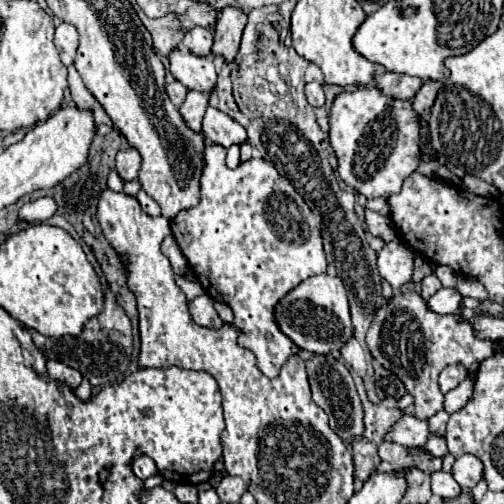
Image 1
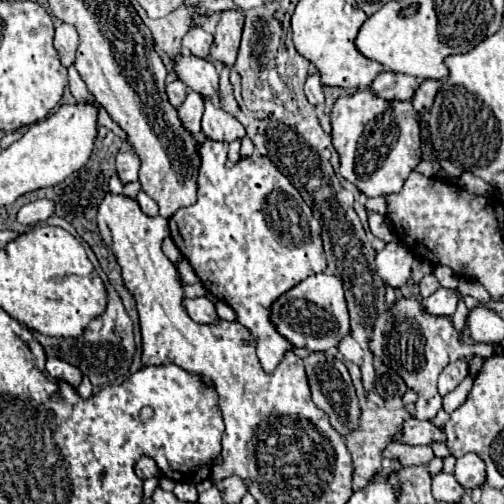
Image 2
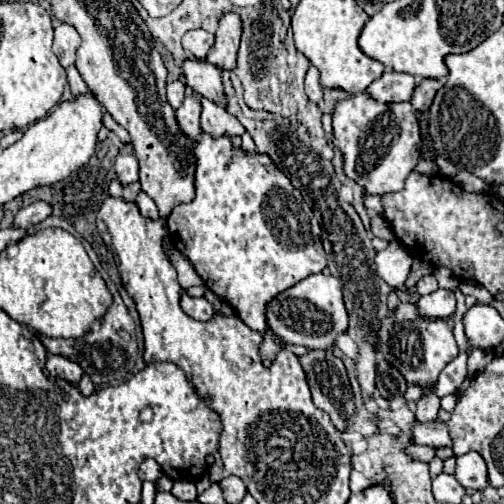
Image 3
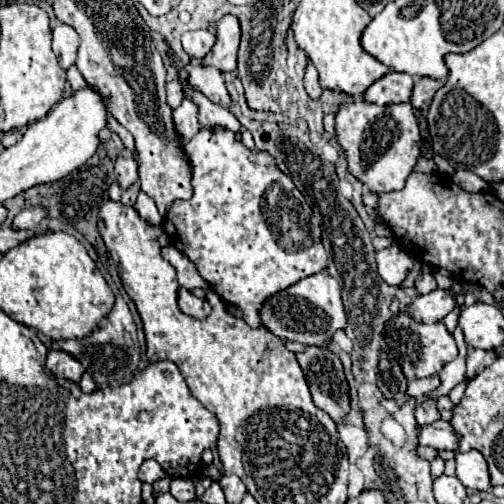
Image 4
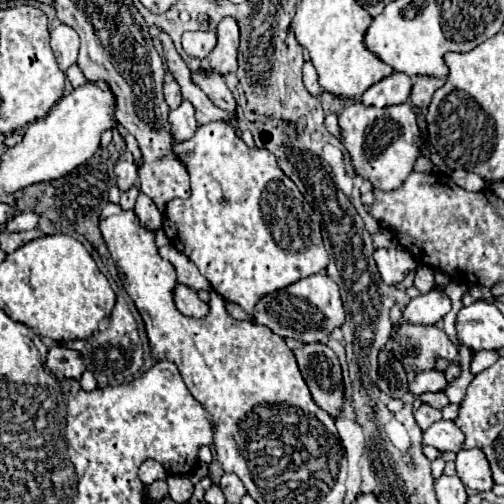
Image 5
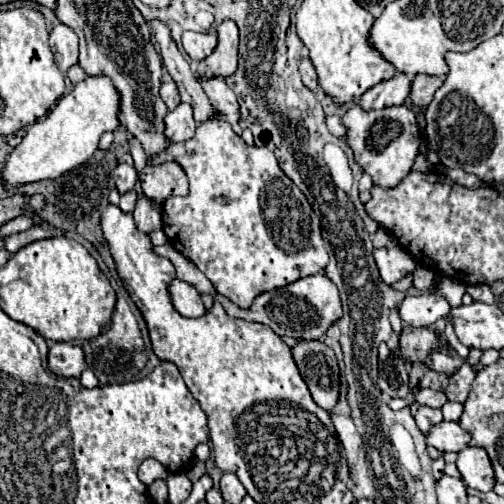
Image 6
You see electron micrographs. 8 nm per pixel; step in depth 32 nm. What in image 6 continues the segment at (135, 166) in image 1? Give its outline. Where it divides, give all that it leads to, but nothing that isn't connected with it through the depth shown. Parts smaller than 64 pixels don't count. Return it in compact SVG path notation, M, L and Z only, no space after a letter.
M120 162L114 170L114 176L116 176L116 188L120 194L128 192L134 188L136 180L138 180L138 172L132 164L126 164L126 162Z

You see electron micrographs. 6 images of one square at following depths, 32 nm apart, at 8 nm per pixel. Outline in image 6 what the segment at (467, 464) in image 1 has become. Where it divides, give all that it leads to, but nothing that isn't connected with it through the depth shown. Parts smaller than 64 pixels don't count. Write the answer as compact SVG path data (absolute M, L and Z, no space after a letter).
M464 448L462 452L458 452L456 466L468 488L474 488L480 492L490 492L494 488L496 480L494 480L492 464L484 448Z

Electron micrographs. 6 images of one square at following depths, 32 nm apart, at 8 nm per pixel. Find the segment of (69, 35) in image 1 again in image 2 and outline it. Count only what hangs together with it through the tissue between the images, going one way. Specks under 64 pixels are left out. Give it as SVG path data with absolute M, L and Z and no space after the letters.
M58 24L54 36L54 48L60 54L60 62L68 68L74 64L74 54L78 50L78 32L72 24Z

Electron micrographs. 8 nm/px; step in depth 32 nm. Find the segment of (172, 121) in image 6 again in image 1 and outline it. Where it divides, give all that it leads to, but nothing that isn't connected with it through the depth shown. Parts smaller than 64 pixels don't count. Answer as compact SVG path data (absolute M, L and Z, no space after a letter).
M190 90L184 104L180 106L180 114L194 132L202 132L202 118L208 108L208 102L210 102L210 92Z

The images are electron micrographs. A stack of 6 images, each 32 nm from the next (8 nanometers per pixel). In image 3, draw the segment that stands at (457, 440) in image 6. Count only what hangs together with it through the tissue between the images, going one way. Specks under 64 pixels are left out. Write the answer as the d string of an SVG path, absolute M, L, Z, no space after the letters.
M418 422L410 424L412 444L428 444L428 446L448 446L448 430L446 424L436 422Z

